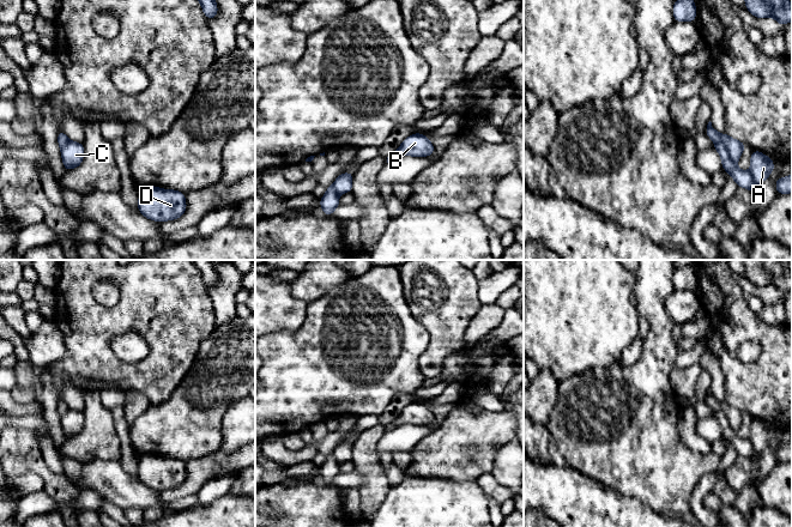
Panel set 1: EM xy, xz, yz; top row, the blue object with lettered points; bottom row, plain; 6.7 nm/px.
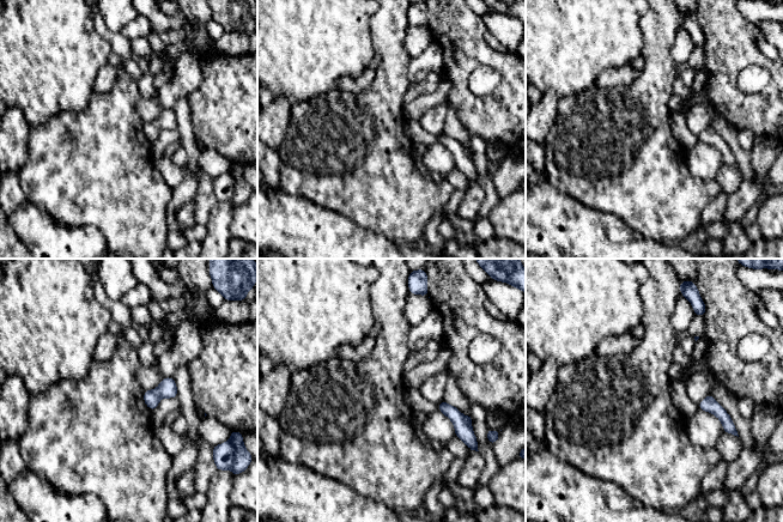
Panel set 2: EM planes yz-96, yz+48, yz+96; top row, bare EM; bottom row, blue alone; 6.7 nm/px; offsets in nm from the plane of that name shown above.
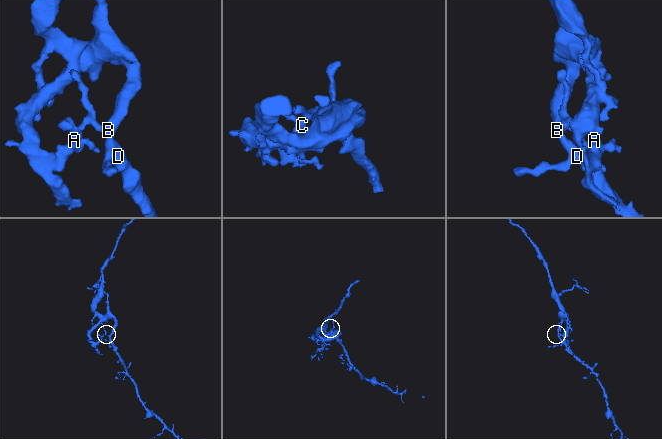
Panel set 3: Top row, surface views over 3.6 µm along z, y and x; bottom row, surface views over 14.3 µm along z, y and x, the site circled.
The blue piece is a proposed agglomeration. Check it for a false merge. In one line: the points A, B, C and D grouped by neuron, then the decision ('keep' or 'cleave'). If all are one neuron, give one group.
A / B C D; cleave

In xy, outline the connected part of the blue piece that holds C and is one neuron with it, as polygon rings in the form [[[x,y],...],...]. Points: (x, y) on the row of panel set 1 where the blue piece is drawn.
[[[68,140],[60,152],[66,171],[78,168],[84,159],[84,153],[83,144]]]

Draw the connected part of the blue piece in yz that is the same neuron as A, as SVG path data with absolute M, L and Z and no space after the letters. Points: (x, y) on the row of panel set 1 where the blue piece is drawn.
M754 150L750 157L750 172L757 184L761 184L774 170L774 162L770 157Z

